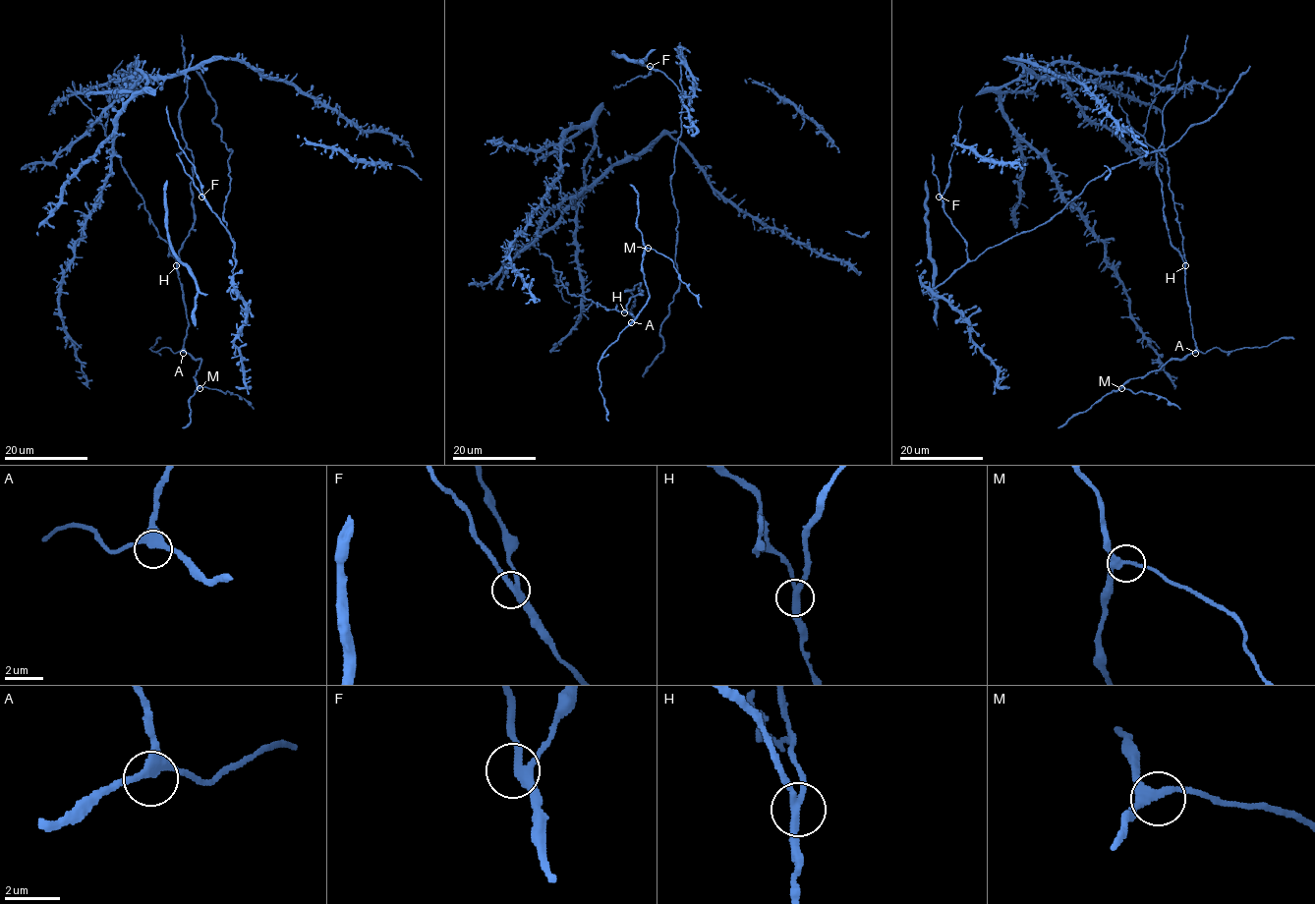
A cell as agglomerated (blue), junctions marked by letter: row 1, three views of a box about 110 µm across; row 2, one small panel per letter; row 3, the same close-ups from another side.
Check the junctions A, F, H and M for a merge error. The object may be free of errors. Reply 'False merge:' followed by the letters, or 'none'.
False merge: H

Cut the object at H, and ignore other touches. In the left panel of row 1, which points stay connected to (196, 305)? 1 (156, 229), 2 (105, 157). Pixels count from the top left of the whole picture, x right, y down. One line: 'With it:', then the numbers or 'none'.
With it: 2

